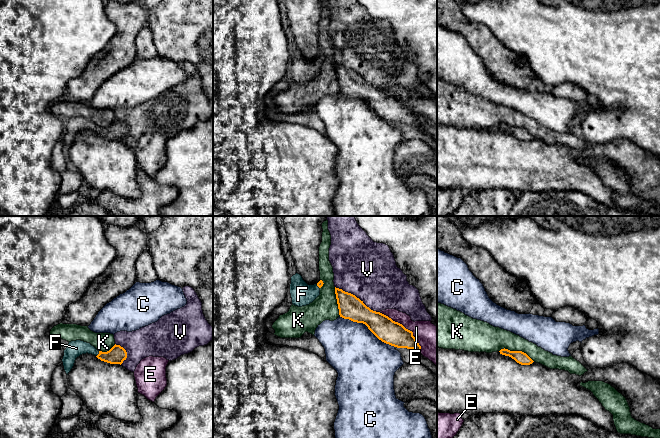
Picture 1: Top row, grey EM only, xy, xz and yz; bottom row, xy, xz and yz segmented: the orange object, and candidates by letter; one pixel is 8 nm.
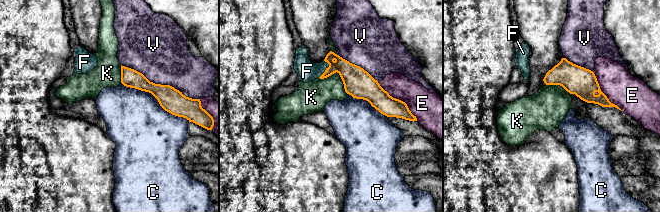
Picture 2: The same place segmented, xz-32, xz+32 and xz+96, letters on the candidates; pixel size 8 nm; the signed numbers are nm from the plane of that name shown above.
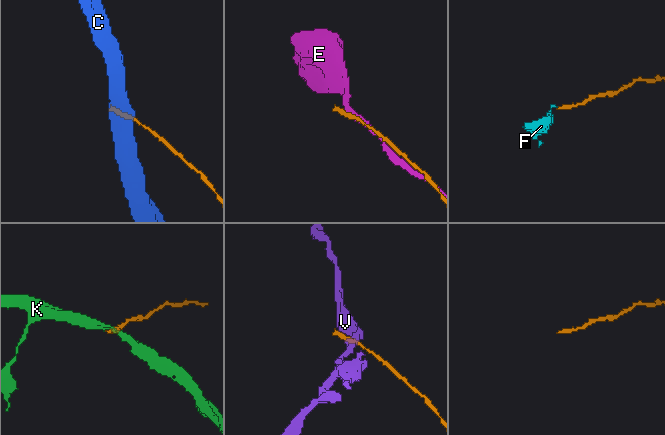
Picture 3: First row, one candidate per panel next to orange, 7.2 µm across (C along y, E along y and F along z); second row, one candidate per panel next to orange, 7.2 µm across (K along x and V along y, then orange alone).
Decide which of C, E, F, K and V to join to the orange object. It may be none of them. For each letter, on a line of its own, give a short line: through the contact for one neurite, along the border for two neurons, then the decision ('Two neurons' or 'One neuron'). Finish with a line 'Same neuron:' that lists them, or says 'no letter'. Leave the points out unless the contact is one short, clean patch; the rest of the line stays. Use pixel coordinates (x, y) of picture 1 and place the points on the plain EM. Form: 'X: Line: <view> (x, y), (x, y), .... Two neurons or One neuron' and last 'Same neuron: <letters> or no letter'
C: Two neurons
E: Two neurons
F: Line: xy (116, 131), (98, 130), (88, 124), (76, 124). One neuron
K: Two neurons
V: Two neurons
Same neuron: F

